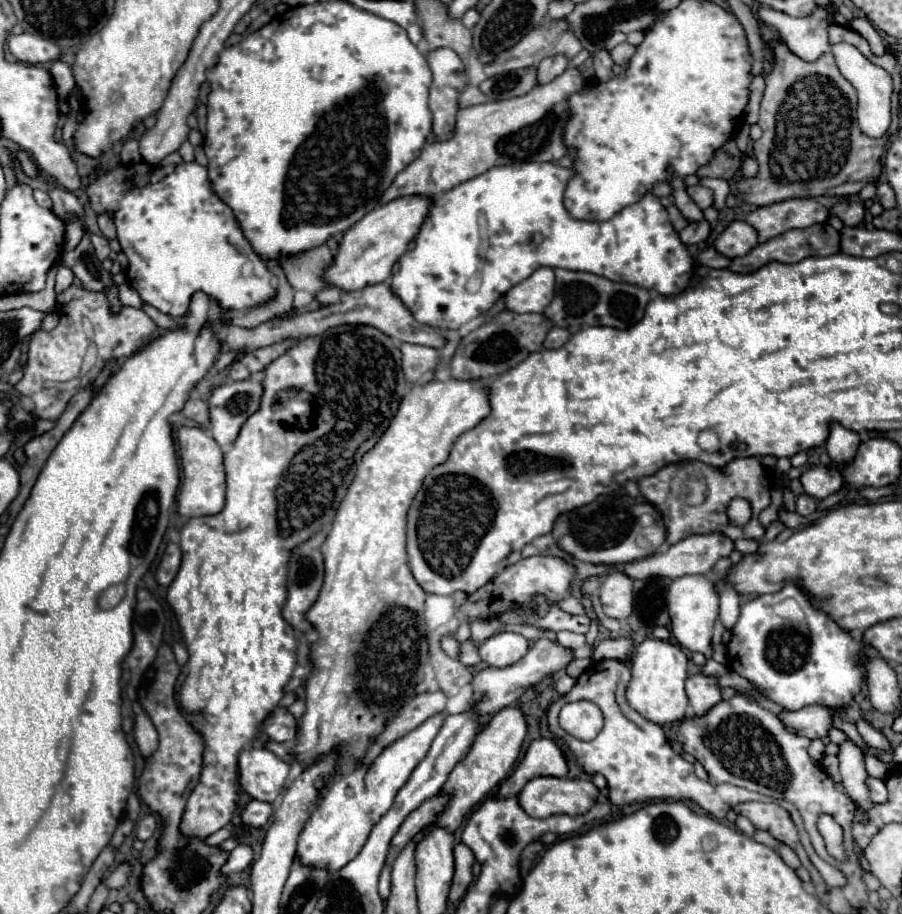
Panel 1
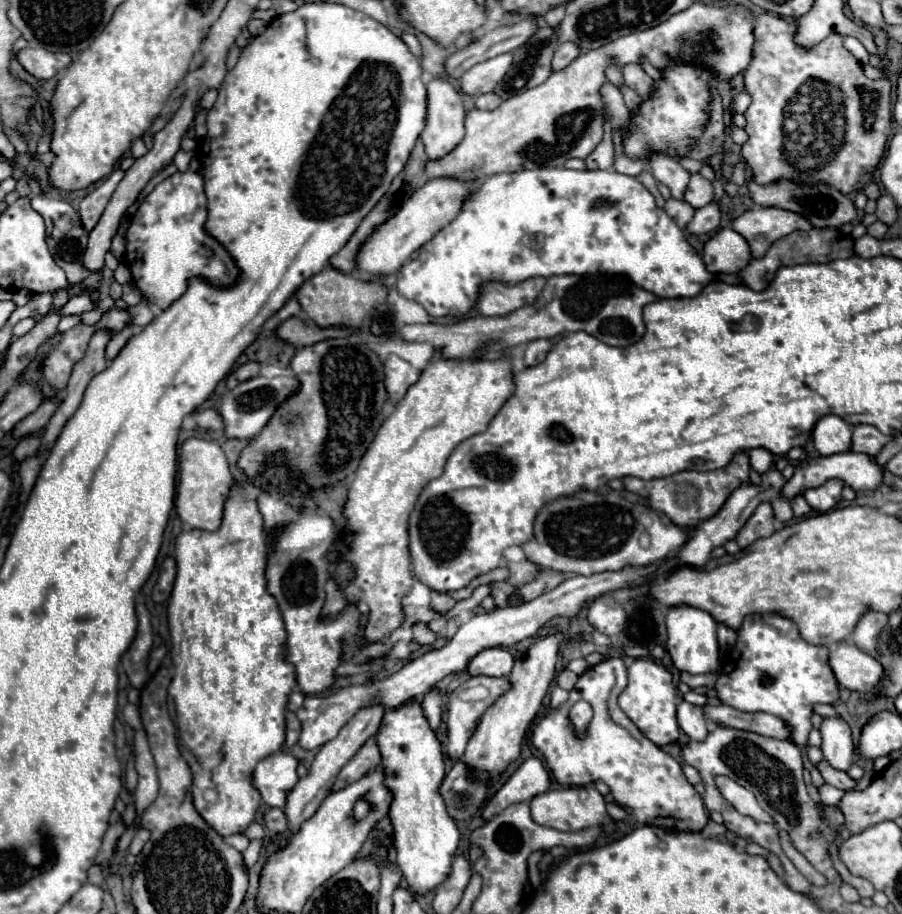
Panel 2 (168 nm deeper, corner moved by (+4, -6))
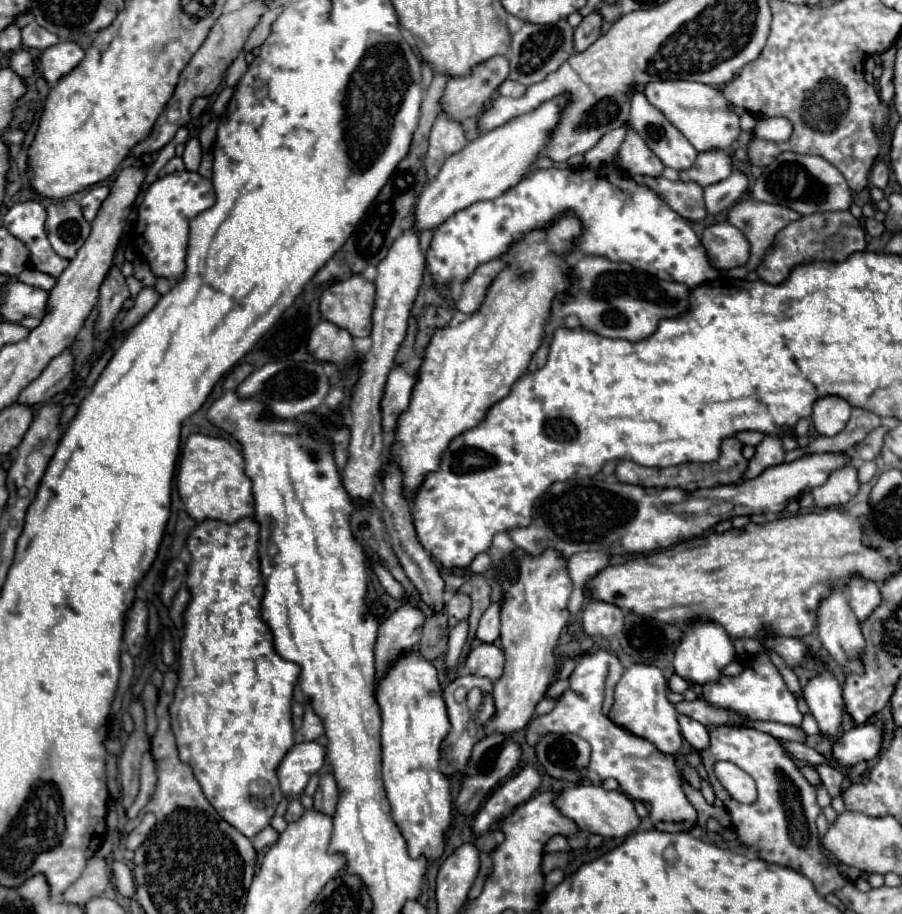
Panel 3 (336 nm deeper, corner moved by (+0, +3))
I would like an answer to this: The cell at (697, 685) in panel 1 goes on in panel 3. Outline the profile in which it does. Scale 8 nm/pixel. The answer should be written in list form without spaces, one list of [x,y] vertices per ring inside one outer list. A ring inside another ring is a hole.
[[[680,716],[680,734],[684,736],[684,740],[698,752],[708,748],[708,730],[700,724],[700,722],[692,722],[690,718]]]

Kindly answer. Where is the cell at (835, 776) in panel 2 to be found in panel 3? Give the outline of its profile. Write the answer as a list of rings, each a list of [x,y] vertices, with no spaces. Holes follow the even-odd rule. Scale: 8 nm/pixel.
[[[780,740],[784,750],[794,758],[794,760],[802,760],[802,762],[808,762],[808,764],[824,764],[824,756],[818,754],[816,750],[804,746],[802,742],[786,742],[786,740]]]

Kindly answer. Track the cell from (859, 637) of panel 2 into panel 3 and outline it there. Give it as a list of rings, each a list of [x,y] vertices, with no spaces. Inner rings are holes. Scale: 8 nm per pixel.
[[[854,574],[848,584],[848,602],[856,614],[856,618],[862,622],[872,614],[872,610],[880,604],[880,586],[872,580],[862,578],[860,574]]]

